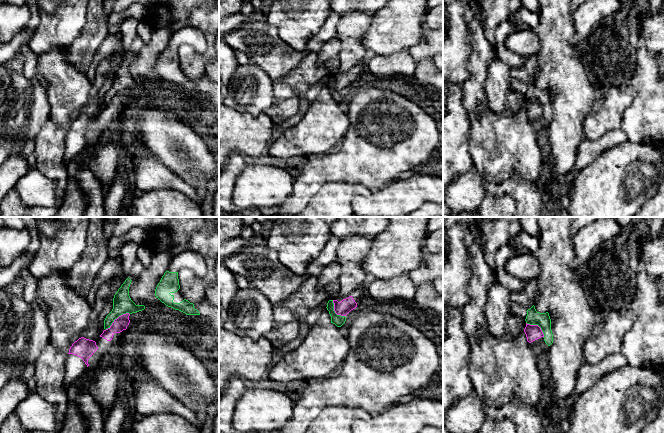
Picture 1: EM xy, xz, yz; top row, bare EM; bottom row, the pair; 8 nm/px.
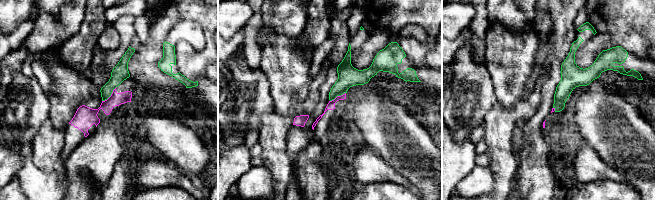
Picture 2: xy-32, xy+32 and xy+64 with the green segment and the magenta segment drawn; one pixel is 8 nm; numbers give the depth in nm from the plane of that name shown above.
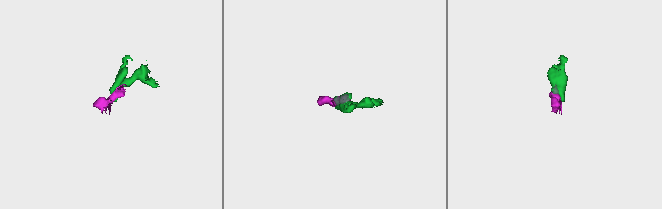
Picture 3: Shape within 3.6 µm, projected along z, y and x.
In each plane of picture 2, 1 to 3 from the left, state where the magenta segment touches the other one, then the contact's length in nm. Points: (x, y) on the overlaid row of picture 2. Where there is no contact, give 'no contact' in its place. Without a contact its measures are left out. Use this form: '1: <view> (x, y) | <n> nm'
1: xy-32 (110, 95) | 170 nm
2: xy+32 (337, 95) | 150 nm
3: xy+64 (555, 109) | 40 nm

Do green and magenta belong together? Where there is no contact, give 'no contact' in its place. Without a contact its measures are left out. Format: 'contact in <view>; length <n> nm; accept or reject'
contact in xy; length 240 nm; reject

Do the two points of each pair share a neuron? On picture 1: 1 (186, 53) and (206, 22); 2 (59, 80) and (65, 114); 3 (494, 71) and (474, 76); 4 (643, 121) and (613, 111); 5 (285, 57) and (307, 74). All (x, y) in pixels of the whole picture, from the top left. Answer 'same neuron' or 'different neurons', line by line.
1: same neuron
2: same neuron
3: different neurons
4: different neurons
5: different neurons

